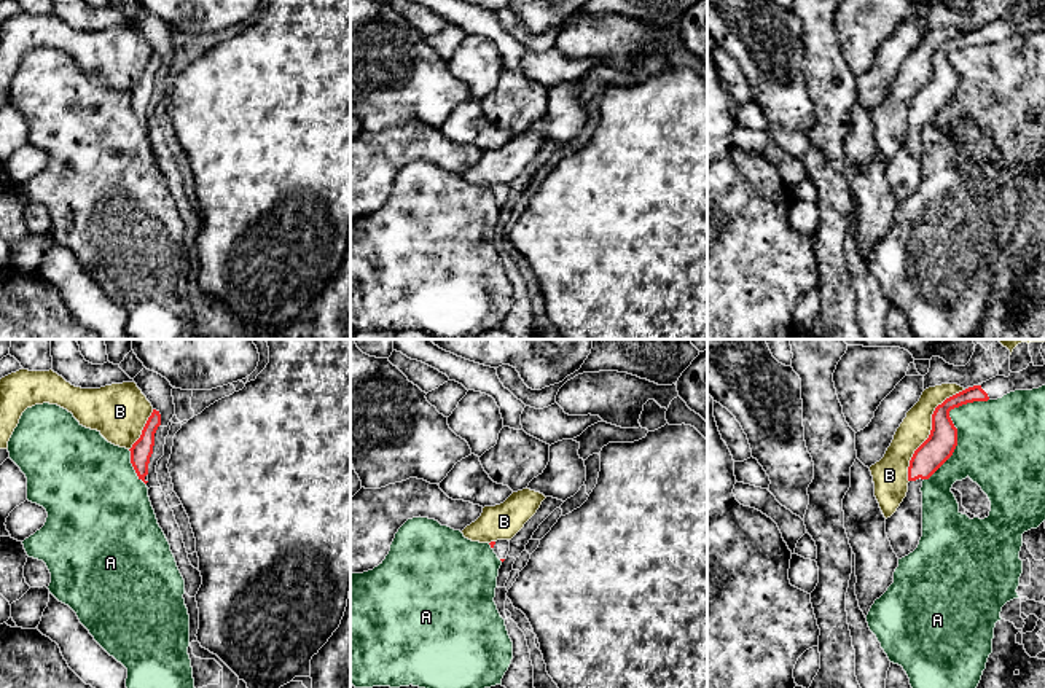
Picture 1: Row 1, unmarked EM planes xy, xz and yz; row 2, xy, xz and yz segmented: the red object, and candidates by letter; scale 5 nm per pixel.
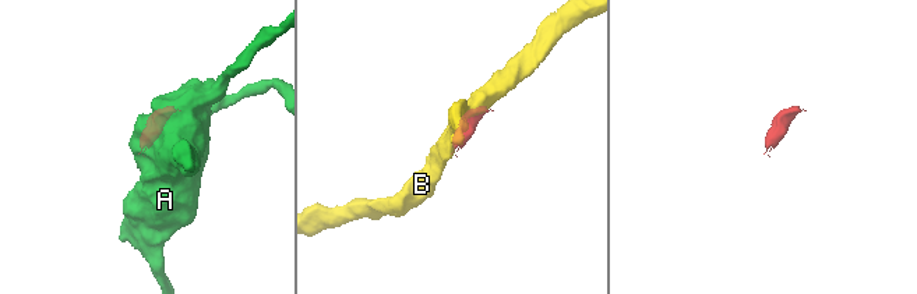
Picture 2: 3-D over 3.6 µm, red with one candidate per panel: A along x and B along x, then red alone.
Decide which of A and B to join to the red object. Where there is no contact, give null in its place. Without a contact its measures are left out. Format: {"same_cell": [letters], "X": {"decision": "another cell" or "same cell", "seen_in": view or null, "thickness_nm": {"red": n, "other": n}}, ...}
{"same_cell": [], "A": {"decision": "another cell", "seen_in": "yz", "thickness_nm": {"red": 150, "other": 440}}, "B": {"decision": "another cell", "seen_in": "yz", "thickness_nm": {"red": 150, "other": 150}}}

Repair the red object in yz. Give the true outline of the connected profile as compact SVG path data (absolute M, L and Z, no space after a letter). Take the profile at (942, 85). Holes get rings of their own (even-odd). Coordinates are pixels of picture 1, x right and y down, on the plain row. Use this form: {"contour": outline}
{"contour": "M1032 5L1008 21L996 19L981 29L969 30L938 48L932 57L929 81L914 94L908 110L908 135L897 154L886 162L886 177L898 202L913 196L922 180L922 124L929 123L954 96L957 72L949 54L973 45L997 43L1015 33L1045 29L1045 8Z"}

